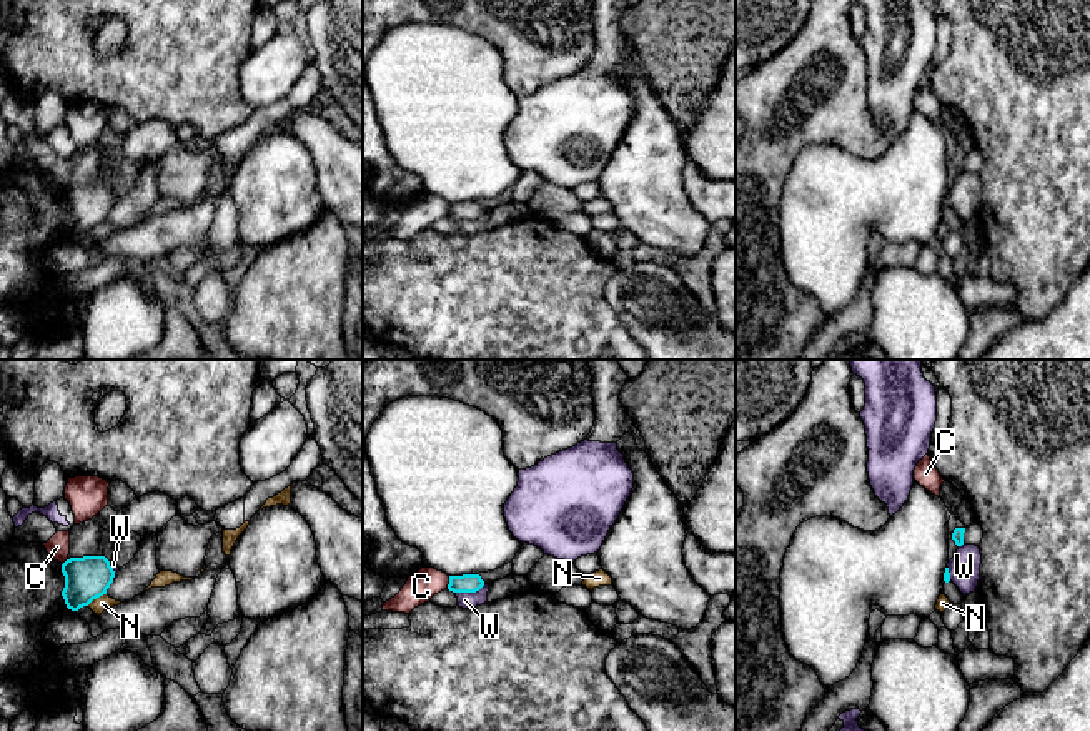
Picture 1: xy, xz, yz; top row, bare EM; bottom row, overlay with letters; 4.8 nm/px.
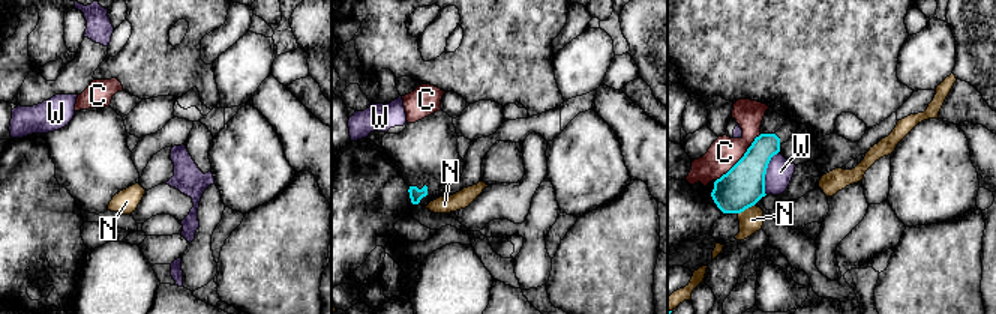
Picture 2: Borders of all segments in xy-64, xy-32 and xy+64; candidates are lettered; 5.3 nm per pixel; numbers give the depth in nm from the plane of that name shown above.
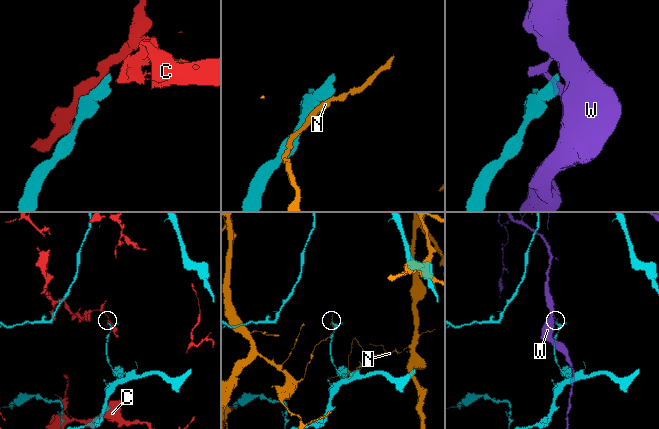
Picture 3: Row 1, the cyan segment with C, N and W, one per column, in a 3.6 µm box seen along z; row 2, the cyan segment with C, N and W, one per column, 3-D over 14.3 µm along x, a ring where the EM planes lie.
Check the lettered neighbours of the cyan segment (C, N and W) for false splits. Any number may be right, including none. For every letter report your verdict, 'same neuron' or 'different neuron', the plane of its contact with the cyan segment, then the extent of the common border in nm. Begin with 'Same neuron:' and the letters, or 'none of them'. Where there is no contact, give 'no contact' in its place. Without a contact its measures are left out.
Same neuron: none of them
C: different neuron; contact in xz; length 70 nm
N: different neuron; contact in xy; length 110 nm
W: different neuron; contact in xz; length 160 nm

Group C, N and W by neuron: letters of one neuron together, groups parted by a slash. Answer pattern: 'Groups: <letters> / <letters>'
Groups: C / N / W

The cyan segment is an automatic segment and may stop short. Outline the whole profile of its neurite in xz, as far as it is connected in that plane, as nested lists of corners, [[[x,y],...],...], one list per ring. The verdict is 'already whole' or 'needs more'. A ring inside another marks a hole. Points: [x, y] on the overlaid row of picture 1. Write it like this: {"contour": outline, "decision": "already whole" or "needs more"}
{"contour": [[[479,574],[449,576],[448,589],[453,593],[476,593],[484,586]]], "decision": "already whole"}

